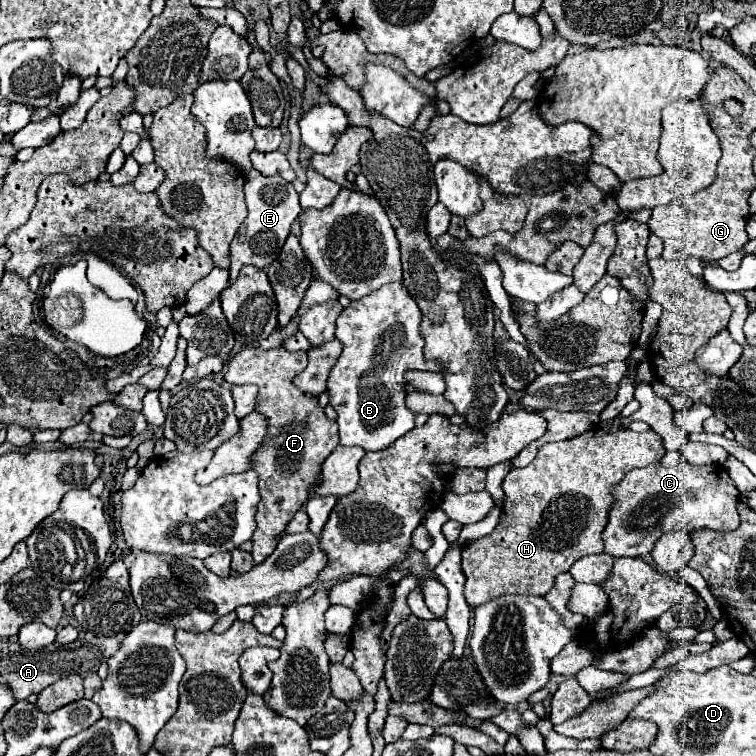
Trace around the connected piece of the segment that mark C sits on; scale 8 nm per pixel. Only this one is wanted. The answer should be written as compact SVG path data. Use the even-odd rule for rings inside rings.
M667 451L658 463L652 463L642 469L632 469L624 475L624 481L616 483L610 489L614 497L614 505L608 515L608 525L602 531L604 553L612 557L644 557L652 551L654 543L662 533L668 531L696 531L696 529L712 529L712 531L734 531L738 527L738 511L736 501L740 497L734 481L730 479L724 467L694 467L680 457L680 451Z

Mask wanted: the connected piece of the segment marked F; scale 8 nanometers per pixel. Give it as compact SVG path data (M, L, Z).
M284 347L242 349L226 361L224 379L230 385L254 383L258 387L256 411L268 419L266 441L252 455L252 469L258 473L260 503L256 513L256 531L252 535L252 557L262 563L278 545L276 537L284 533L298 509L306 505L310 493L322 483L322 463L338 447L338 425L324 415L314 395L300 391L292 379L306 367L306 351L290 353Z

